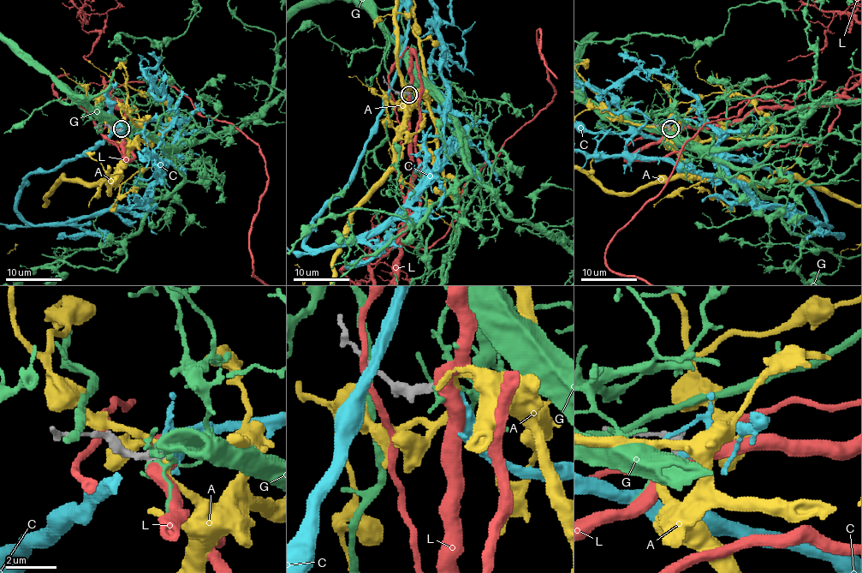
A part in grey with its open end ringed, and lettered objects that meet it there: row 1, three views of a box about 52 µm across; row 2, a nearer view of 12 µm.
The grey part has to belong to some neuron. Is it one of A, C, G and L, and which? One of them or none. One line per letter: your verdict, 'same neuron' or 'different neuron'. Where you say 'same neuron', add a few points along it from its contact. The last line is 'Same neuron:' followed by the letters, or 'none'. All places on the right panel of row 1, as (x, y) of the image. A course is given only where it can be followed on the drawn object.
A: different neuron
C: same neuron
G: different neuron
L: different neuron
Same neuron: C

